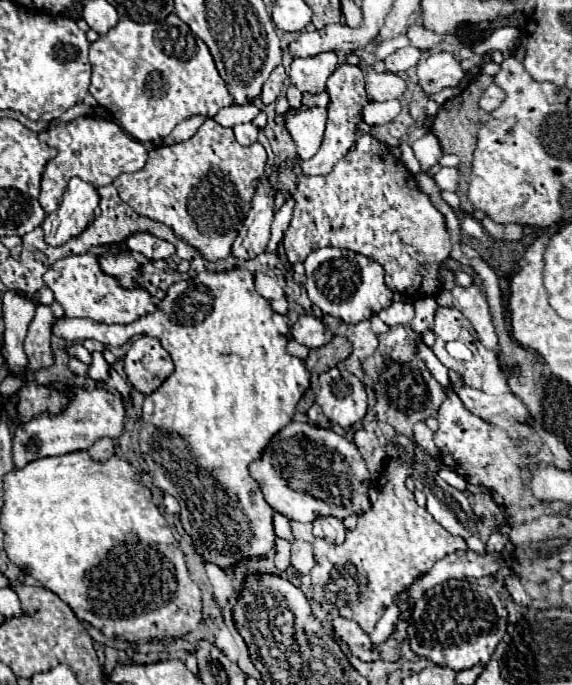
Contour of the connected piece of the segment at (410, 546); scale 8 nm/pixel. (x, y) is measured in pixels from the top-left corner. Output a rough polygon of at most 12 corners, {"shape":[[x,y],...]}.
{"shape":[[390,459],[344,545],[314,541],[314,601],[372,633],[464,549]]}

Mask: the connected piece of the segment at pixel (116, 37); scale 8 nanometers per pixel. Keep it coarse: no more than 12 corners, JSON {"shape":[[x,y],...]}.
{"shape":[[174,13],[90,43],[90,93],[164,139],[234,103]]}

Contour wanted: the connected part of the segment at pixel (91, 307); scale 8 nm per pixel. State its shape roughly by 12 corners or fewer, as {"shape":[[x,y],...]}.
{"shape":[[92,253],[58,259],[44,283],[66,317],[128,325],[156,311]]}

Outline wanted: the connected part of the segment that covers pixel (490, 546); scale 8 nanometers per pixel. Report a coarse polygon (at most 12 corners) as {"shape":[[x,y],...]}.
{"shape":[[494,531],[486,551],[502,551],[510,543],[508,535]]}

